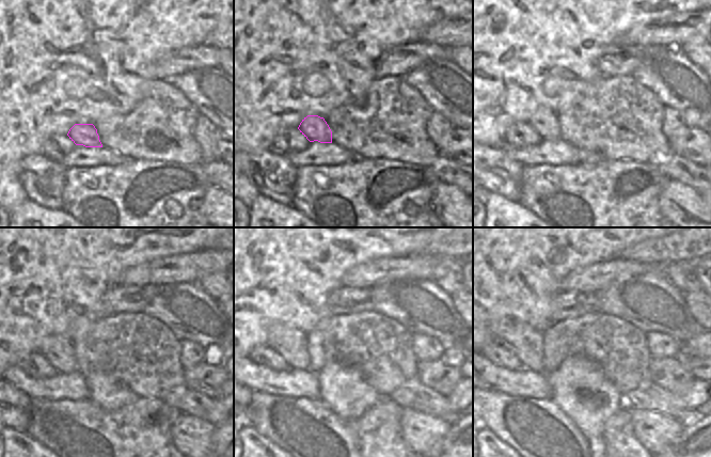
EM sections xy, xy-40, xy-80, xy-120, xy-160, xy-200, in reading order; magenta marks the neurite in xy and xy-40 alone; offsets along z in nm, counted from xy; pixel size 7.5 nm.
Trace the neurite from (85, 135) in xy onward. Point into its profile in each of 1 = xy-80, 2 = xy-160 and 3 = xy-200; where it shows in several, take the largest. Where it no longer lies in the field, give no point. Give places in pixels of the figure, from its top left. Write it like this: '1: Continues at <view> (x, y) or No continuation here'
1: Continues at xy-80 (544, 120)
2: Continues at xy-160 (291, 344)
3: Continues at xy-200 (526, 343)

